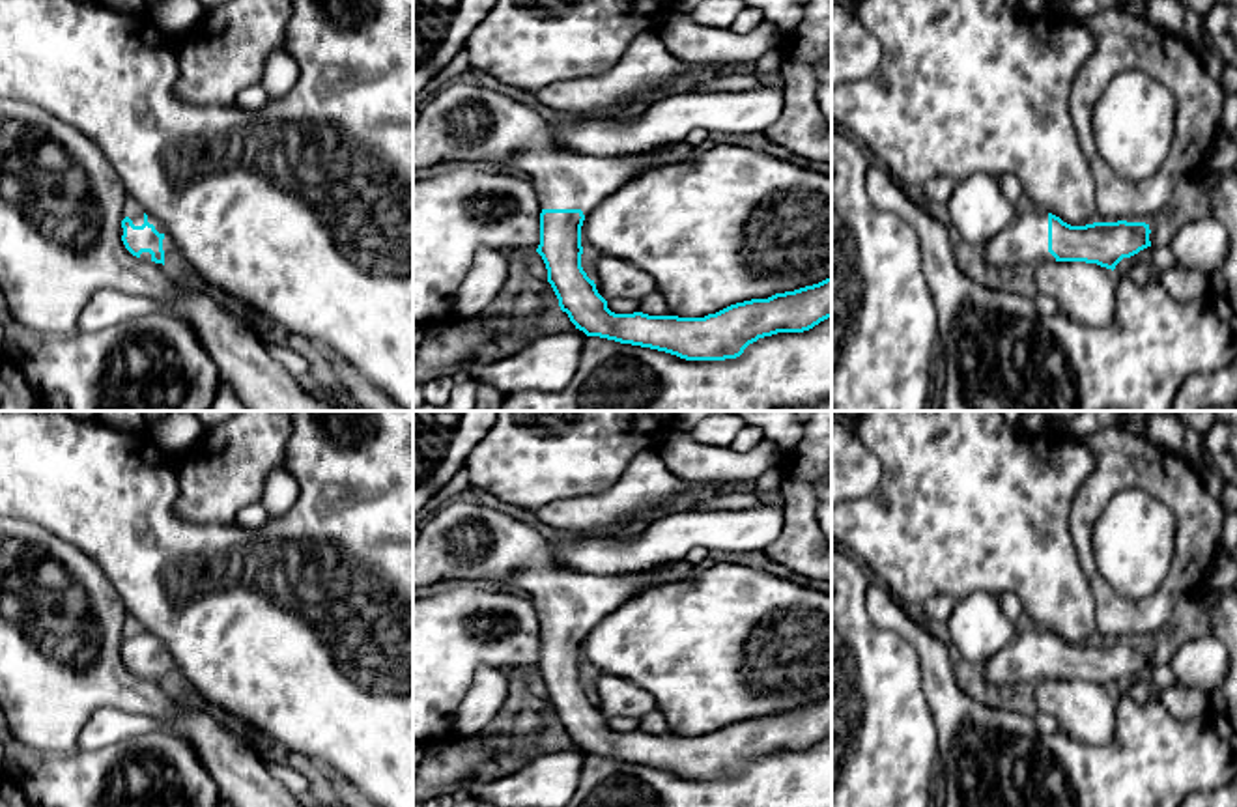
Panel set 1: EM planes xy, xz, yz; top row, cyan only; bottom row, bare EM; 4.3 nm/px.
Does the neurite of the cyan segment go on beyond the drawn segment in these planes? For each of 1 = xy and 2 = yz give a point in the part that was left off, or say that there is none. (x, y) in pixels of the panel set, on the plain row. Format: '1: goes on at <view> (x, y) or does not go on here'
1: goes on at xy (169, 665)
2: goes on at yz (1024, 658)

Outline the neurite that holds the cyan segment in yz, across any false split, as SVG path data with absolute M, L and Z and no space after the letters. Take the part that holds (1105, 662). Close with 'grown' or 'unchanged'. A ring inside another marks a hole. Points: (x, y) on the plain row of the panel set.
M1033 628L1017 631L979 672L994 687L1056 678L1097 682L1114 689L1123 676L1151 665L1149 652L1145 641L1071 644L1048 630Z | grown

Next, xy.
M133 628L121 639L121 659L125 667L142 680L170 682L176 663L166 644L155 635Z | grown

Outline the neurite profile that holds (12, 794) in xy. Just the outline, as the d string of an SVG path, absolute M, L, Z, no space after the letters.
M0 772L0 807L36 807L24 796L19 783L6 772Z

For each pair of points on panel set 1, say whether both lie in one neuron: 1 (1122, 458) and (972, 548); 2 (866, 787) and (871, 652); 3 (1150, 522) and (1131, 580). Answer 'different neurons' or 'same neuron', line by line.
1: different neurons
2: same neuron
3: same neuron

